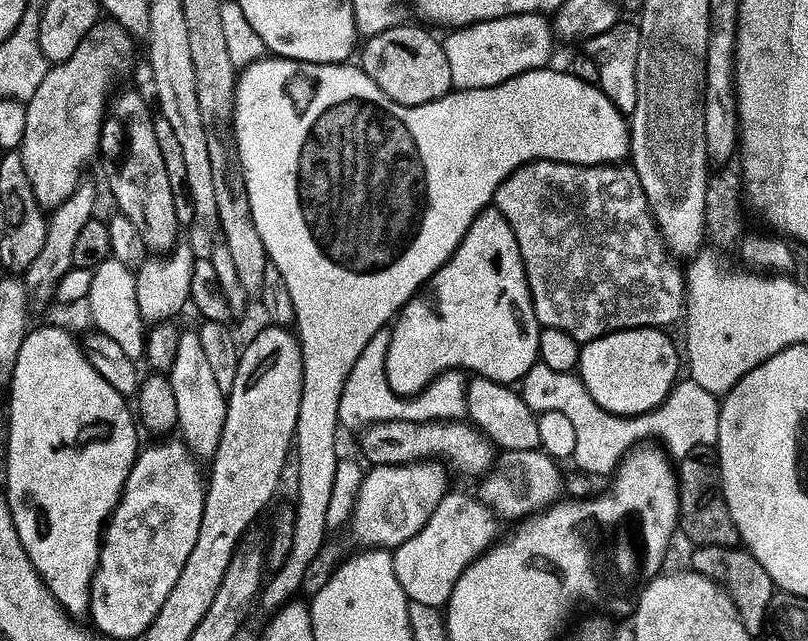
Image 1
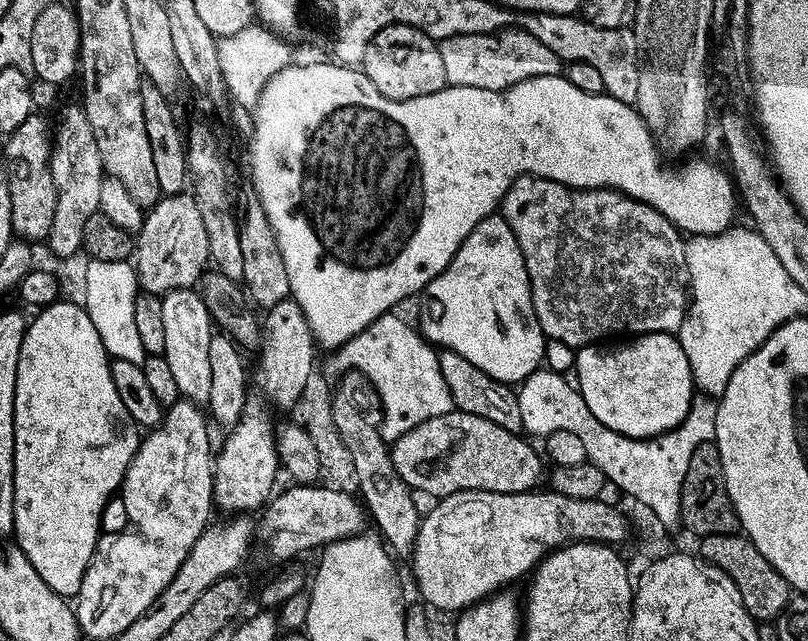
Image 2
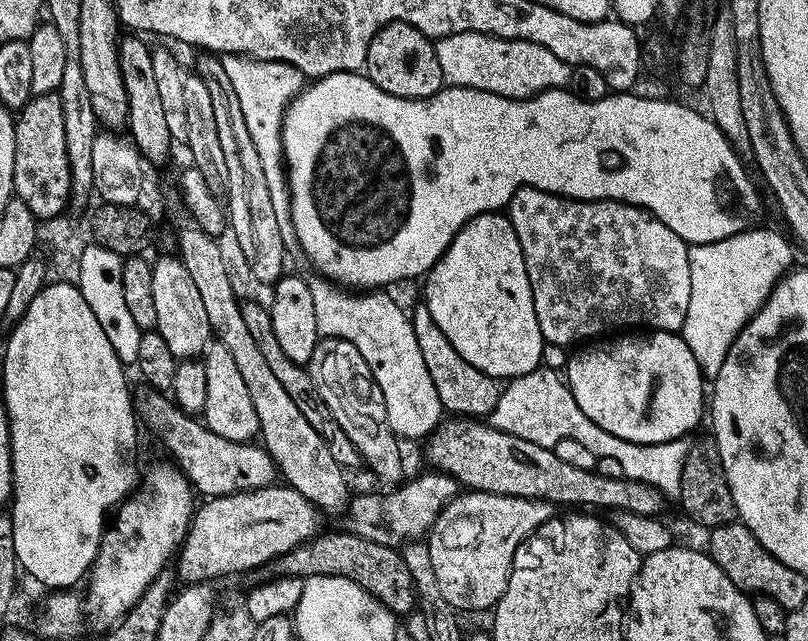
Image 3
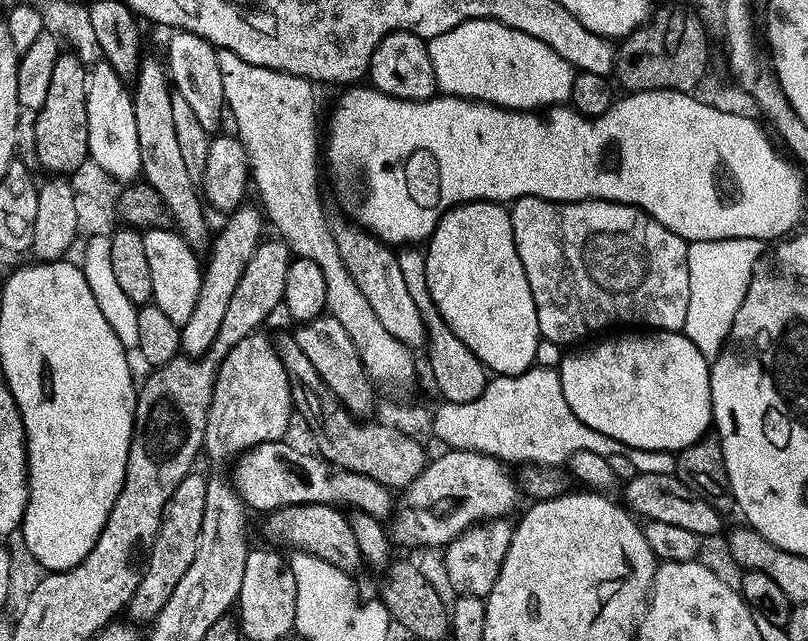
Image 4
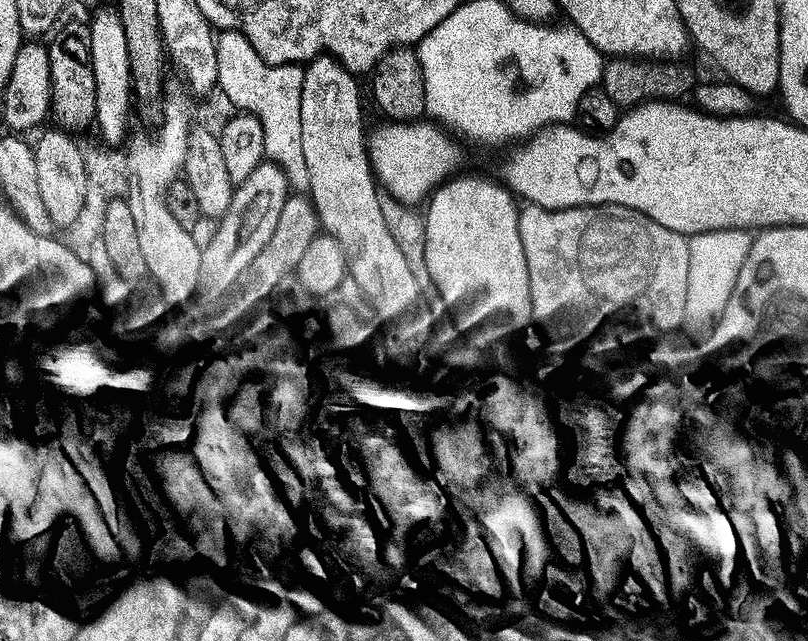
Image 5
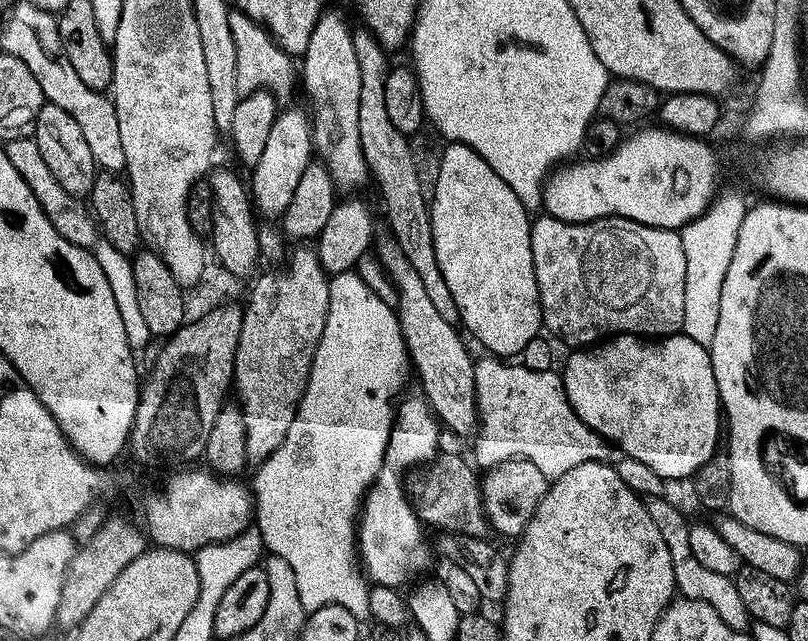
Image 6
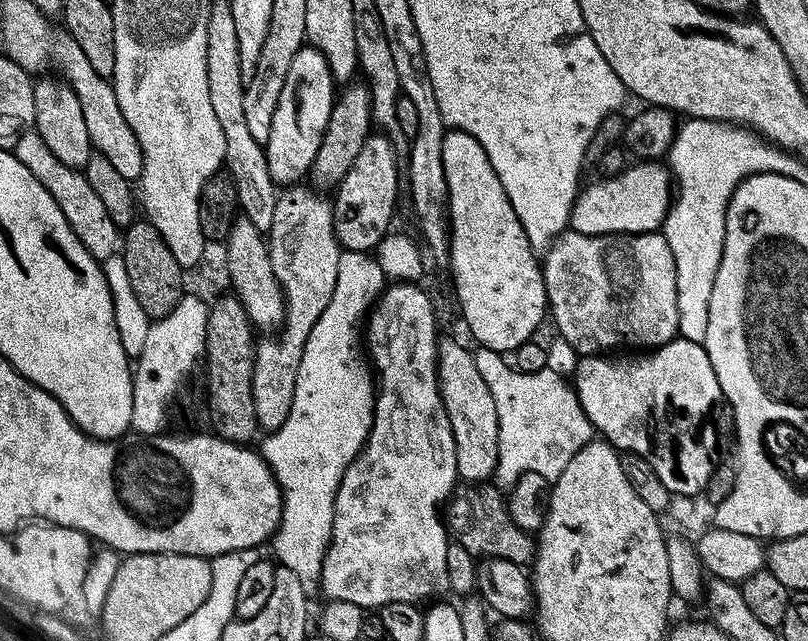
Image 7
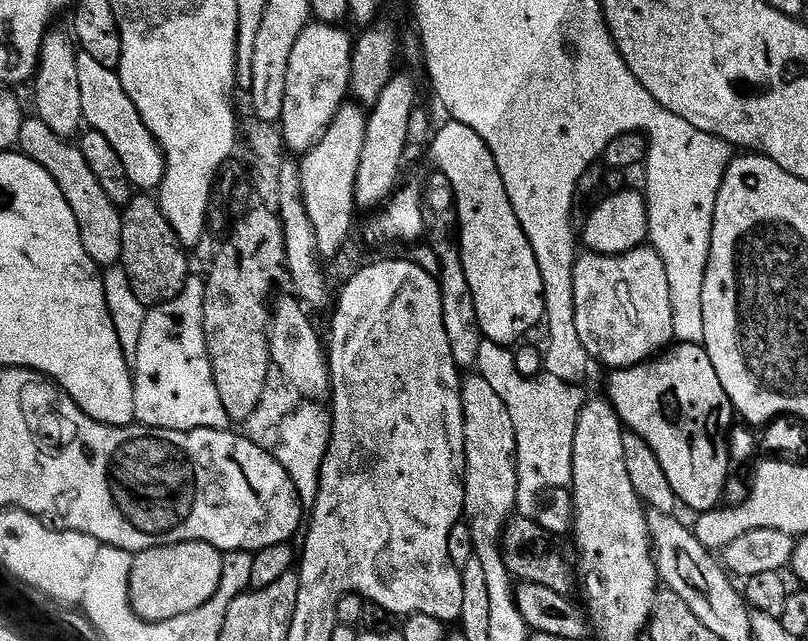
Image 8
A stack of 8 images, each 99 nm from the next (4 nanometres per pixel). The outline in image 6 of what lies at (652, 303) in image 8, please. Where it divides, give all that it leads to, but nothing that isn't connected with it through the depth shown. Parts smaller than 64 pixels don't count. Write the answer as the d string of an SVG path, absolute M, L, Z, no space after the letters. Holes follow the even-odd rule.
M540 214L532 220L532 257L534 258L534 274L536 285L540 291L540 314L542 324L548 328L564 344L568 346L592 346L605 338L614 336L639 336L641 338L663 338L675 336L684 327L684 311L686 310L686 250L682 250L682 238L679 231L671 228L655 228L646 226L637 220L621 216L607 216L590 222L575 224L562 222L547 214Z

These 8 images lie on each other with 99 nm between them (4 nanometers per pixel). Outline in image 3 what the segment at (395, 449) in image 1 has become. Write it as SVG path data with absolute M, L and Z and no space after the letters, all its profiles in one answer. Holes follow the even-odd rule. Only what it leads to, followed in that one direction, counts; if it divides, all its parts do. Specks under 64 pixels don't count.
M476 418L445 419L427 437L426 443L428 460L432 463L429 465L435 471L453 476L457 485L468 490L544 500L555 506L573 504L576 510L610 508L614 512L654 517L661 515L660 511L666 504L665 497L646 482L627 478L602 478L594 470L569 466L567 462L562 462L562 458L558 458L553 449L526 442L526 438L518 438Z

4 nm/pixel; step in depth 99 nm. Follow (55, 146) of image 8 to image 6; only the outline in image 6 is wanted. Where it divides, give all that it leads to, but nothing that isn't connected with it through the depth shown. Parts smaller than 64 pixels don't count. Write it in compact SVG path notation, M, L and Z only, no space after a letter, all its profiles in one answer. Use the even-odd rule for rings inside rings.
M35 139L10 140L3 147L6 150L6 158L10 158L10 162L14 165L14 170L18 170L26 186L34 190L34 198L38 198L38 206L42 206L46 218L50 218L54 230L58 230L58 234L62 234L62 238L66 238L66 242L74 246L89 250L95 249L102 236L95 215L81 197L72 196L66 190L62 190L58 178L54 178L54 174L46 166L42 154L38 151Z

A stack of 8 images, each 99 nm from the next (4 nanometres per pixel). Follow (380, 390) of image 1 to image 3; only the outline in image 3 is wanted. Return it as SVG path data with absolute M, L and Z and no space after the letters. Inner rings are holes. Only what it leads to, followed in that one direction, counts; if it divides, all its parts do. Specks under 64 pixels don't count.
M318 274L309 275L307 281L310 295L314 298L314 314L321 337L340 337L358 348L359 353L369 364L370 374L373 375L378 390L382 390L390 430L405 441L416 440L419 436L424 438L435 432L442 420L440 399L438 390L434 390L434 382L430 379L430 370L426 370L422 350L418 350L418 338L414 338L411 315L407 311L403 312L399 302L394 297L387 296L387 291L384 290L364 290L357 294Z

